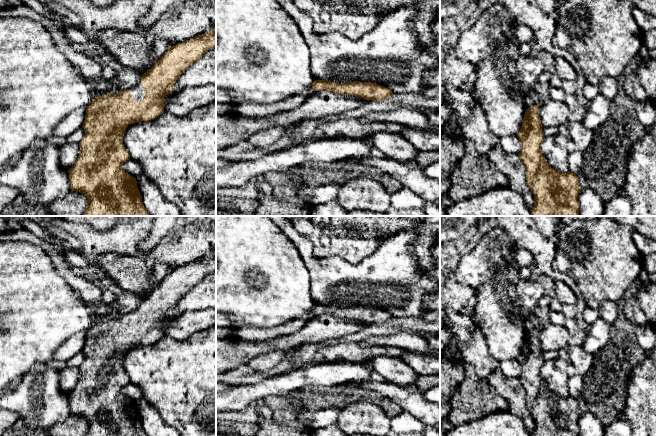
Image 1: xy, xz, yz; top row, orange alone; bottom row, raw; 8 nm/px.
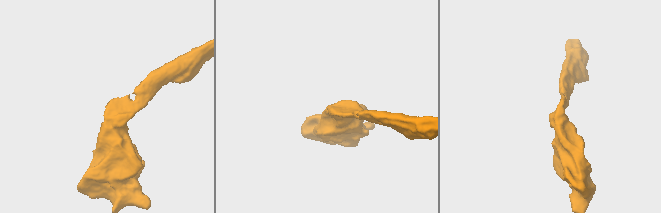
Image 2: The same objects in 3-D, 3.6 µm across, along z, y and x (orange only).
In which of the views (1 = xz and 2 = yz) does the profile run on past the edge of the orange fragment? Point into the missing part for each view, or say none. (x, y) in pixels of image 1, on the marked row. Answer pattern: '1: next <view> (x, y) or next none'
1: next none
2: next none

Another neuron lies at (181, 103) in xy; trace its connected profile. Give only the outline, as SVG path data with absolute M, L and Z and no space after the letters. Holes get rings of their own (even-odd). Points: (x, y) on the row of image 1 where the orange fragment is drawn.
M216 85L185 87L164 97L164 112L182 117L197 107L216 101Z

